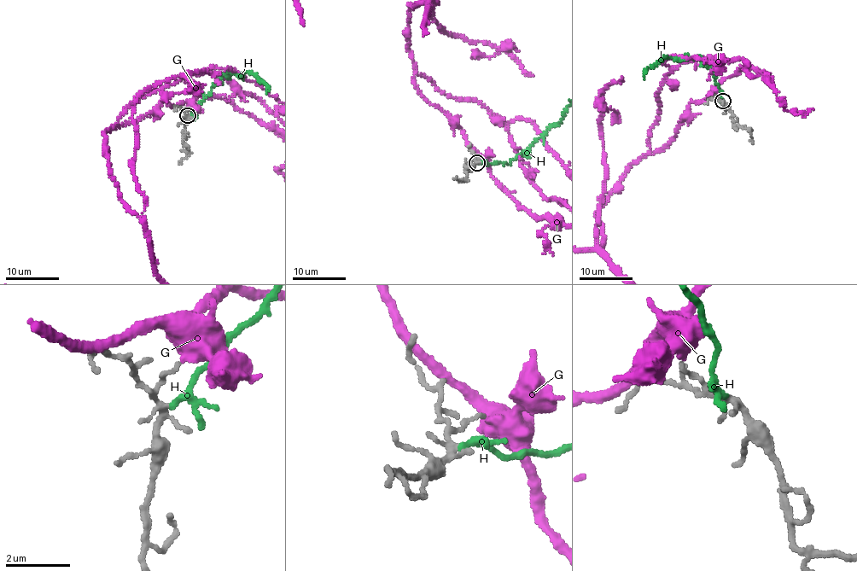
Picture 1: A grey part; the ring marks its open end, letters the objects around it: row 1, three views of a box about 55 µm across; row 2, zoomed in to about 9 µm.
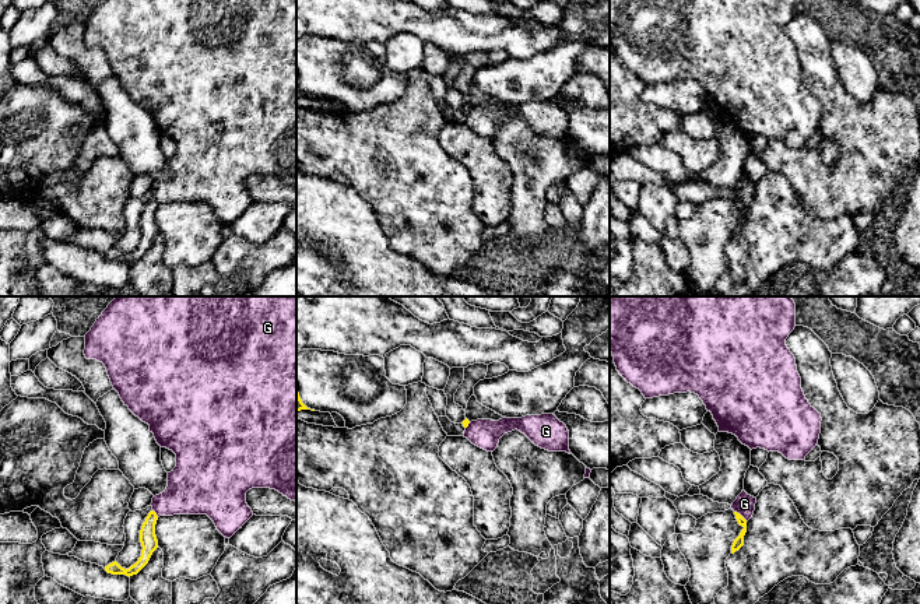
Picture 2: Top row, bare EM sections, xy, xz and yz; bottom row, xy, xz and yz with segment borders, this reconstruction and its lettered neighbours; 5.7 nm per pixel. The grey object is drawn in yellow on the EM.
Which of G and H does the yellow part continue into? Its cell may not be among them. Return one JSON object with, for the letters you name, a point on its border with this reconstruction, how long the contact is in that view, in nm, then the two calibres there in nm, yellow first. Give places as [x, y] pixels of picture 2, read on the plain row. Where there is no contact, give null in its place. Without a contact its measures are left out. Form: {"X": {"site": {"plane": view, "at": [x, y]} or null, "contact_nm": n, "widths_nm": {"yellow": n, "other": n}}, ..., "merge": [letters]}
{"H": {"site": null}, "merge": ["H"]}

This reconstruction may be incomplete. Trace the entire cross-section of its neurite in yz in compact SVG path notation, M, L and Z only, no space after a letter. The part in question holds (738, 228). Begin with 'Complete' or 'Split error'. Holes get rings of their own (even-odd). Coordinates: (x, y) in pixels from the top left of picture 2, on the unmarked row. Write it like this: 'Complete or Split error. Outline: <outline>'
Complete. Outline: M734 199L734 201L735 201L738 211L742 213L744 215L741 217L740 222L734 226L731 232L731 240L738 238L744 232L744 222L747 220L747 207L737 199Z

